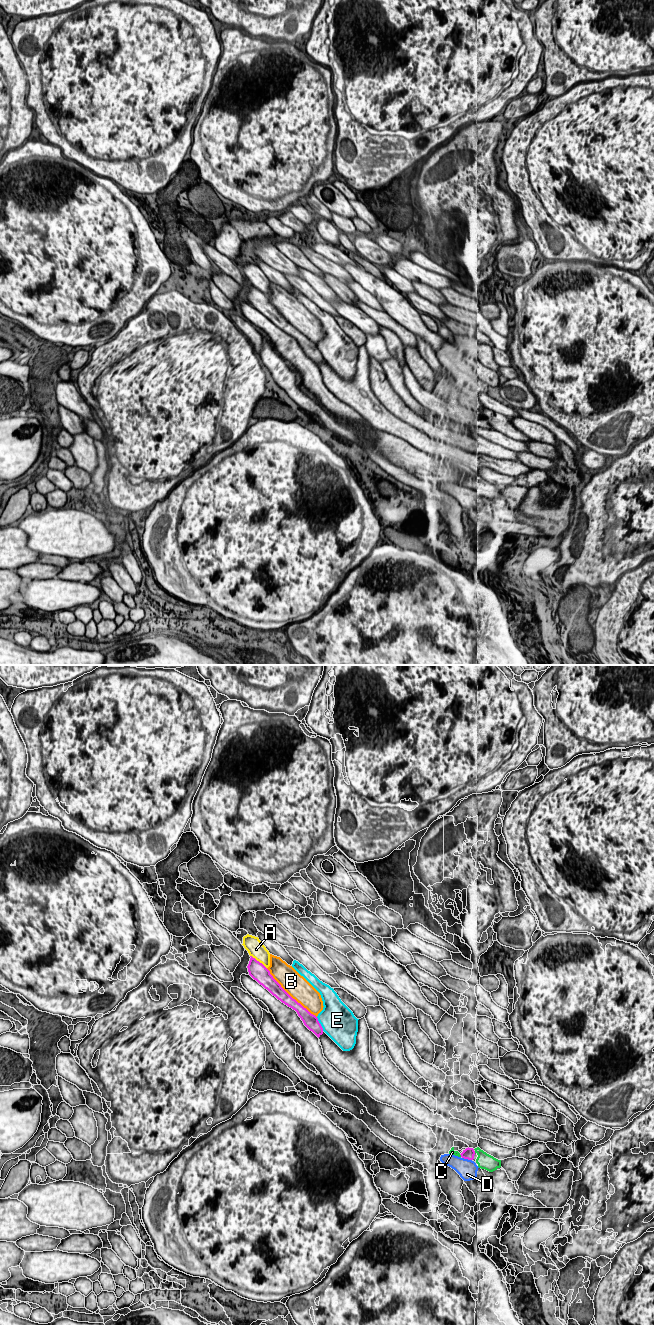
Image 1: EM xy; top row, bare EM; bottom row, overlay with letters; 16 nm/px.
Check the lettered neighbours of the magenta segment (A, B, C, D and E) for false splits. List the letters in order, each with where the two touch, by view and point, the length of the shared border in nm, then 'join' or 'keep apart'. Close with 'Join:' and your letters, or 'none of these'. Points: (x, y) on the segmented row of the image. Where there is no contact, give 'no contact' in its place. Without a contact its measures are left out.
A: meets magenta in xy at (258, 961); contact 340 nm long; keep apart
B: meets magenta in xy at (289, 995); contact 1150 nm long; keep apart
C: meets magenta in xy at (460, 1154); contact 60 nm long; join
D: meets magenta in xy at (467, 1158); contact 170 nm long; keep apart
E: meets magenta in xy at (320, 1024); contact 260 nm long; keep apart
Join: C

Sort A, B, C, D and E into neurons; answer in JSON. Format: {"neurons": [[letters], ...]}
{"neurons": [["A"], ["B"], ["C"], ["D"], ["E"]]}

